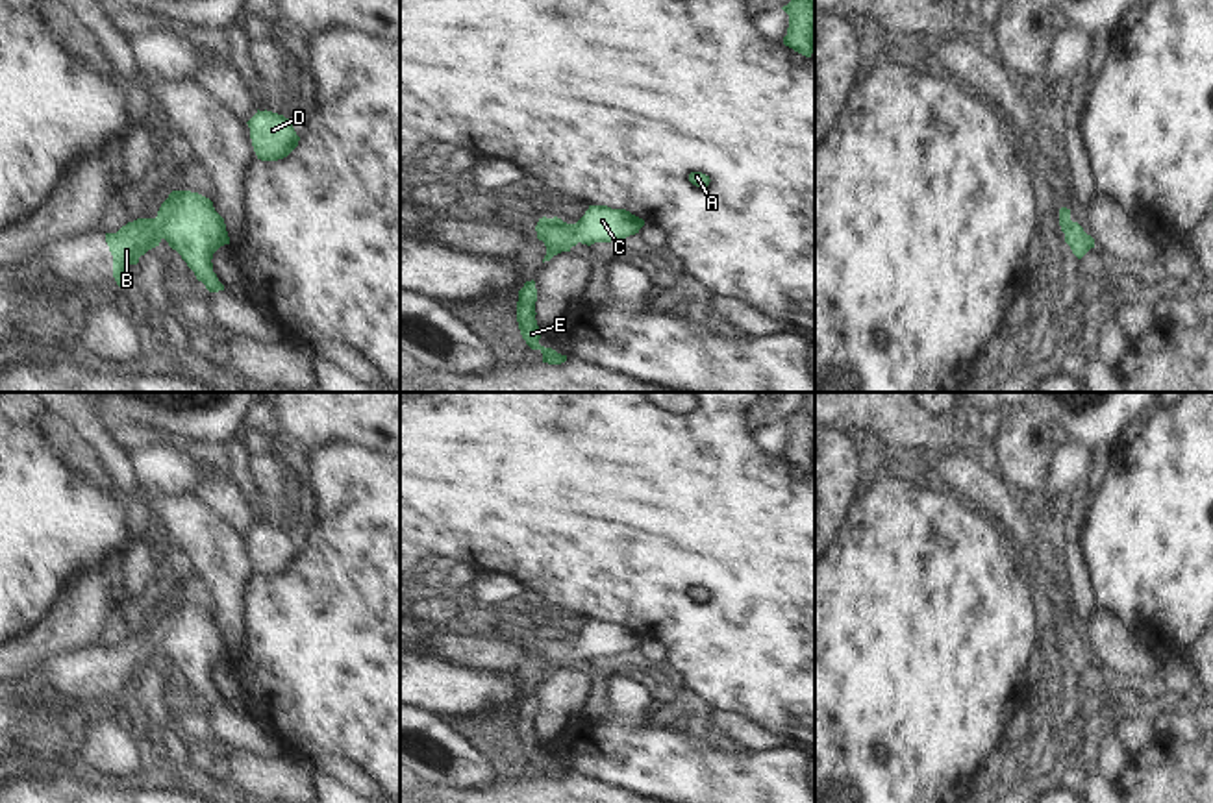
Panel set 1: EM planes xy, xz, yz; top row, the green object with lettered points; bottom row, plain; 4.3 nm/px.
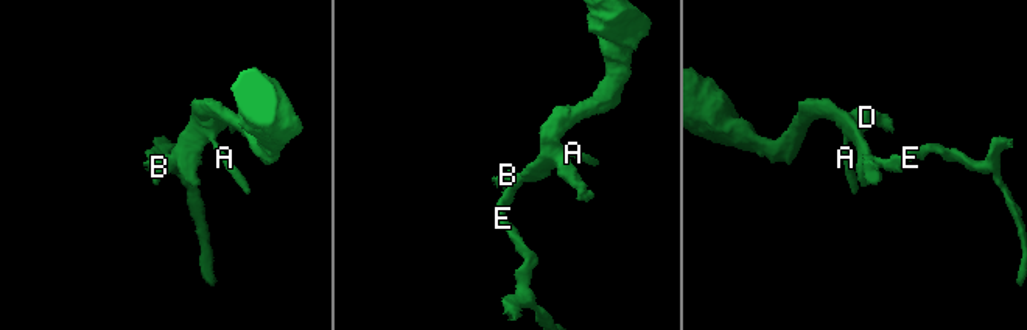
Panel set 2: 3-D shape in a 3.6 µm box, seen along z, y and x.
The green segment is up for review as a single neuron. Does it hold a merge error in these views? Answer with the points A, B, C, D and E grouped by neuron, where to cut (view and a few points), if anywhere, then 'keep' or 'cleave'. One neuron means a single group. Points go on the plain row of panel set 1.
groups A B C D E; cut none; keep

